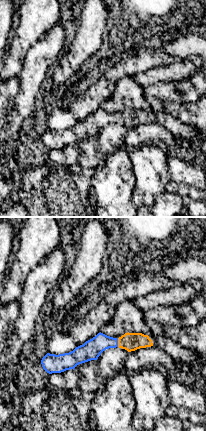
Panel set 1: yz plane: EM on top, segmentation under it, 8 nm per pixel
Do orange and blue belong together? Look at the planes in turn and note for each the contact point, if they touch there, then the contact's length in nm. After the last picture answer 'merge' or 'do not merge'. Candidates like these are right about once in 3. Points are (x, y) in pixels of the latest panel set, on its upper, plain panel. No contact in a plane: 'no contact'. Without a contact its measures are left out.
meets orange at (118, 118); contact 70 nm long

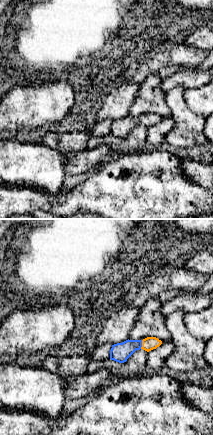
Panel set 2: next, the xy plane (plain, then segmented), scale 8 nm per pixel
meets orange at (142, 120); contact 70 nm long

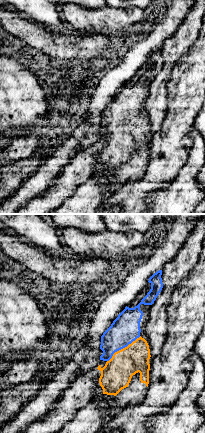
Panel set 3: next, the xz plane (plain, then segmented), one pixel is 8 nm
meets orange at (123, 124); contact 340 nm long

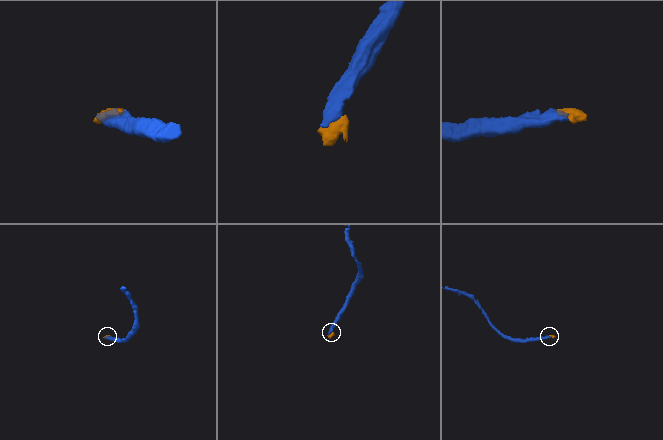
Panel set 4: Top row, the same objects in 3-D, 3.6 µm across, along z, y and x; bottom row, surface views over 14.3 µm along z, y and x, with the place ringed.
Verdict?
merge

